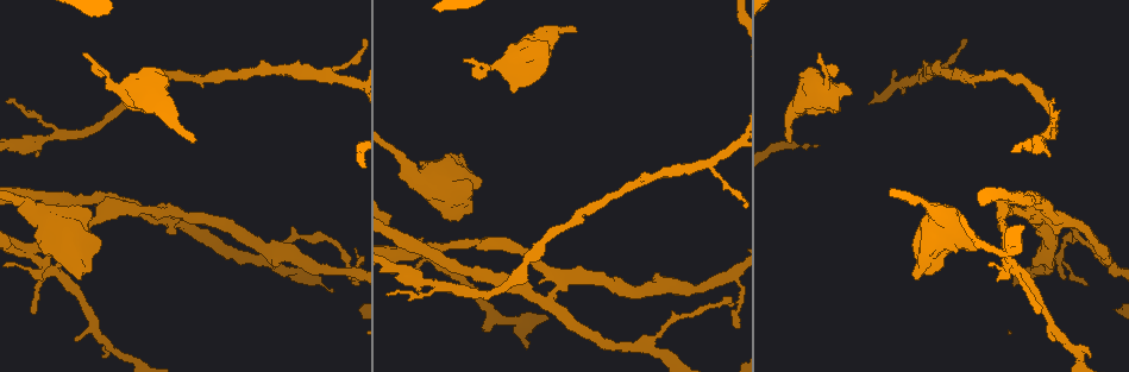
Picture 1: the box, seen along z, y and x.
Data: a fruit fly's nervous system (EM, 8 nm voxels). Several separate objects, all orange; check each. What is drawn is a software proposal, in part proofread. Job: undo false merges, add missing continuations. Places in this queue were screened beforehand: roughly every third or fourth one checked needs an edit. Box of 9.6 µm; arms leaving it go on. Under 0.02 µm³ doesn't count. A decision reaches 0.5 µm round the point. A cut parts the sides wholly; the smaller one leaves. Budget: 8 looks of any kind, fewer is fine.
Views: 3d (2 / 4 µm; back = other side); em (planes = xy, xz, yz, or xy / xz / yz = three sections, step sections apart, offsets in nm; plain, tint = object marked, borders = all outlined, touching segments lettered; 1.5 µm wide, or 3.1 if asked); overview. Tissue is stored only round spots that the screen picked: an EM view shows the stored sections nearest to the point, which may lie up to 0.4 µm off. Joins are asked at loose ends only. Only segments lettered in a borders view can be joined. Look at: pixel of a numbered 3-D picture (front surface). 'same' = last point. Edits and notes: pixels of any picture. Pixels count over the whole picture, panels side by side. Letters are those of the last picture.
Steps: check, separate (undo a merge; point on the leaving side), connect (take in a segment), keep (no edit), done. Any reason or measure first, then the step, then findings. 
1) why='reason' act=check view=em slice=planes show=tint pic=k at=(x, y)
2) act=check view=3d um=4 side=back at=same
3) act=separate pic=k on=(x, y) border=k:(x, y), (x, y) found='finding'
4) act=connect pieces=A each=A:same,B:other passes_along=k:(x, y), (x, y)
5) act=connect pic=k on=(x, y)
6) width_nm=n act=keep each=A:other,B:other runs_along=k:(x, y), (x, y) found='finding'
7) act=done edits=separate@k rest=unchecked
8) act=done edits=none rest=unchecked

why='free end' act=check view=3d um=2 pic=1 at=(193, 142)

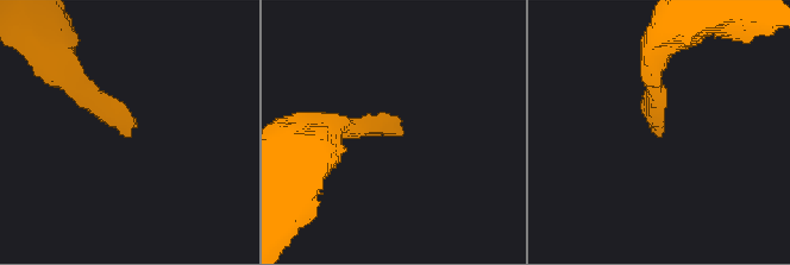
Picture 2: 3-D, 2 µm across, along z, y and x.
why='now the EM' act=check view=em slice=planes show=plain pic=2 at=(396, 135)

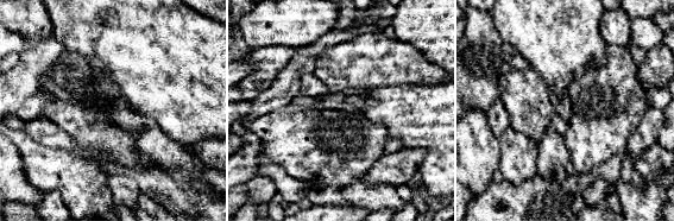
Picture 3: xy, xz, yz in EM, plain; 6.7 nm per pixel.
act=check view=em slice=planes show=borders at=same

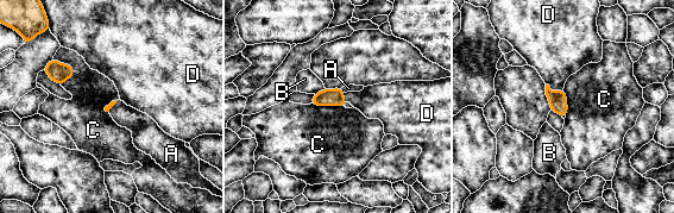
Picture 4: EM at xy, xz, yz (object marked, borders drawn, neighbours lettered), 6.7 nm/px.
act=connect pieces=A each=A:same,B:other,C:other,D:other passes_along=4:(327, 96), (341, 89), (348, 88) found='it goes on there'

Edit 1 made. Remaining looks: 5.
why='branch stops here' act=check view=3d um=4 pic=1 at=(974, 249)

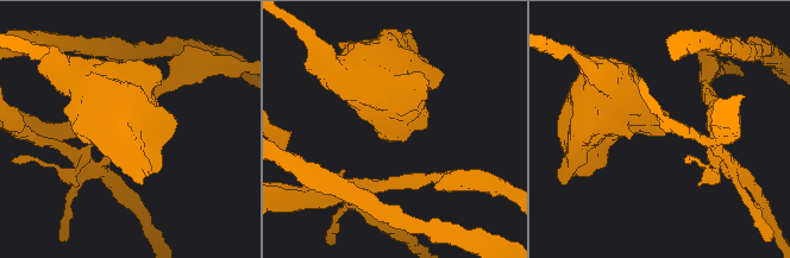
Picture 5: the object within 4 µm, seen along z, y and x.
why='now the EM' act=check view=em slice=planes show=plain pic=5 at=(406, 140)

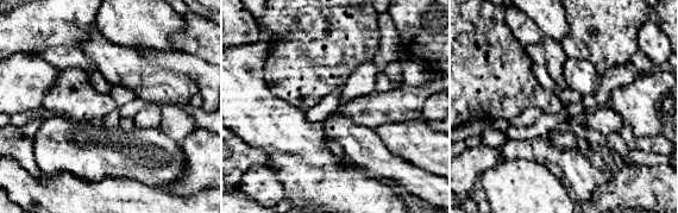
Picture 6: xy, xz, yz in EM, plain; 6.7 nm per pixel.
act=check view=em slice=planes show=borders at=same

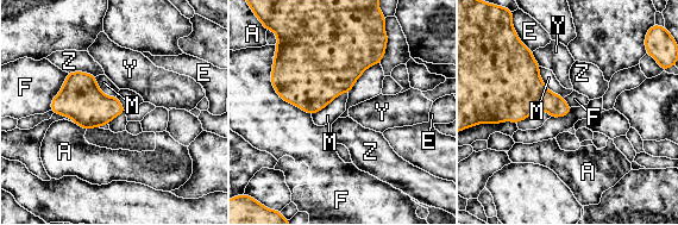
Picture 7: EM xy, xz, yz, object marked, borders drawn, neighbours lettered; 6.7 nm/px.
act=keep each=A:other,E:other,F:other,M:other,Y:other,Z:other border=7:(270, 75), (274, 91), (311, 116) found='none of them fits'

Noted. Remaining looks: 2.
act=done edits=connect@4 rest=unchecked

